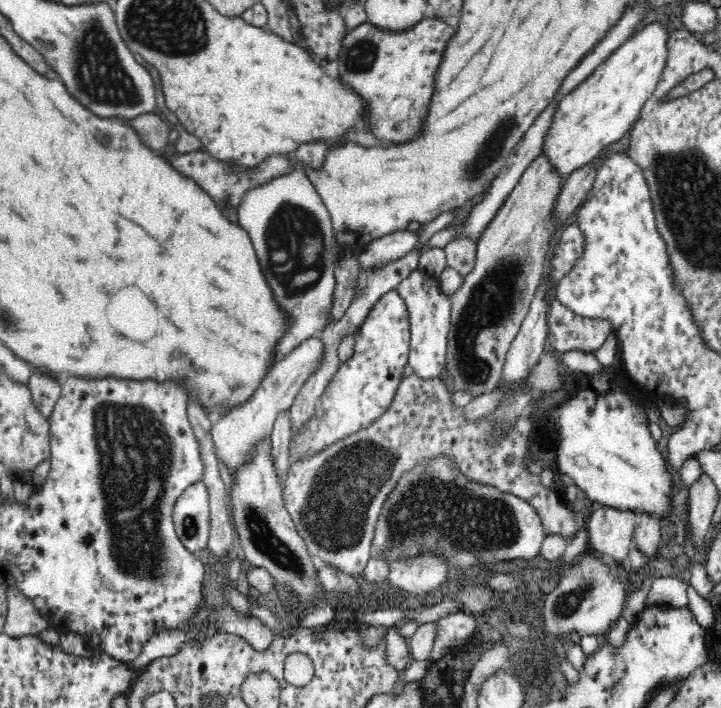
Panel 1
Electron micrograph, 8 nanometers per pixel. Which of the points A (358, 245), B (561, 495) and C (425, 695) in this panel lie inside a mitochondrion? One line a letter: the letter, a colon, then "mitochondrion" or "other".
A: other
B: other
C: other

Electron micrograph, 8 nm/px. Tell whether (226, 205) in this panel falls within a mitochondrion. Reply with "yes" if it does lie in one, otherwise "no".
no

